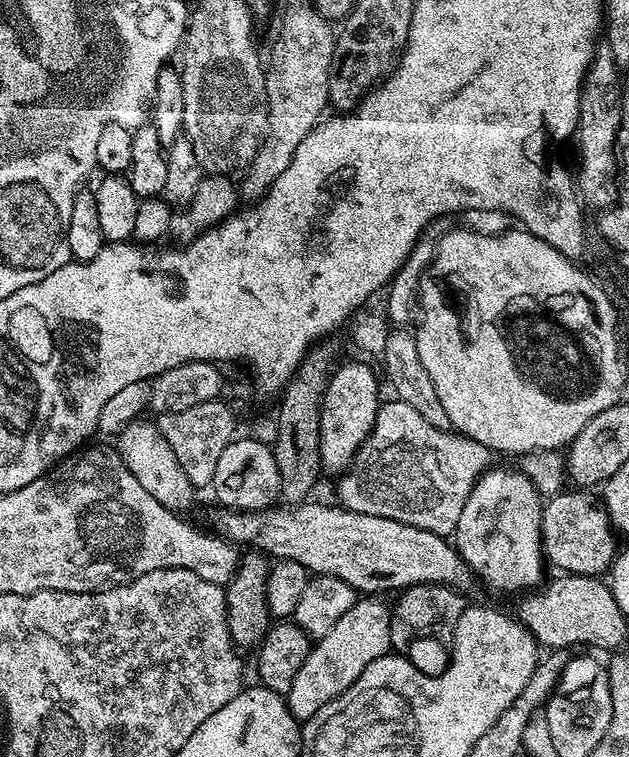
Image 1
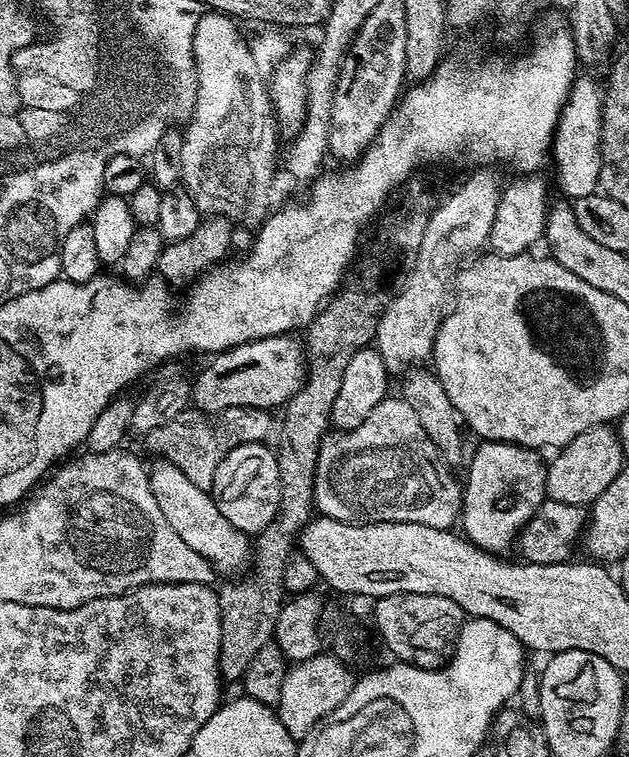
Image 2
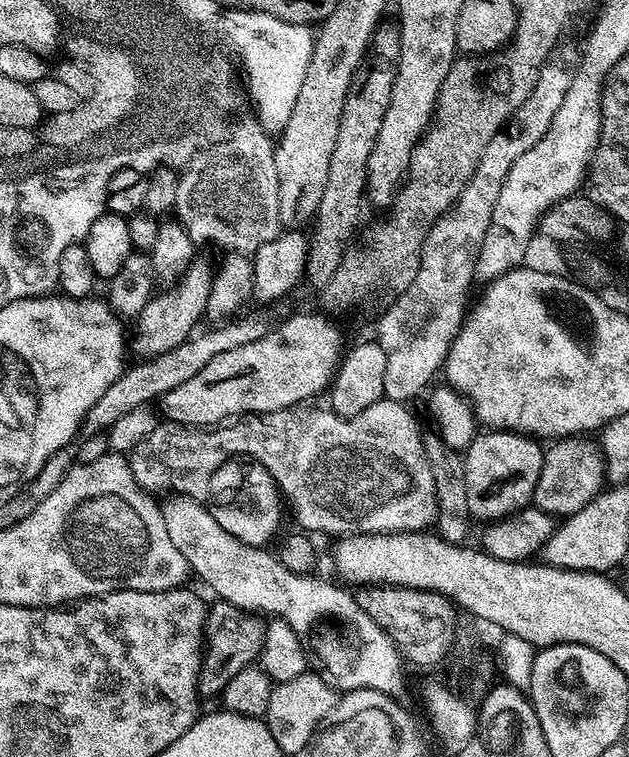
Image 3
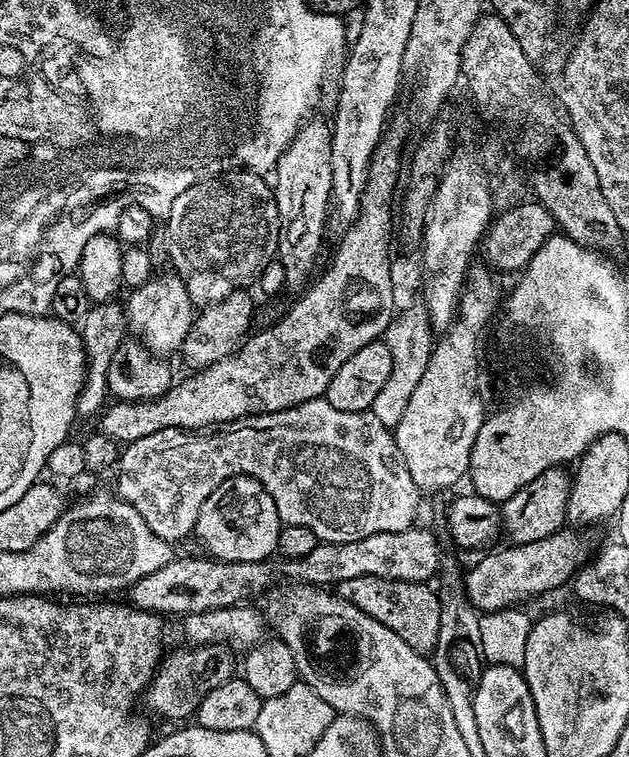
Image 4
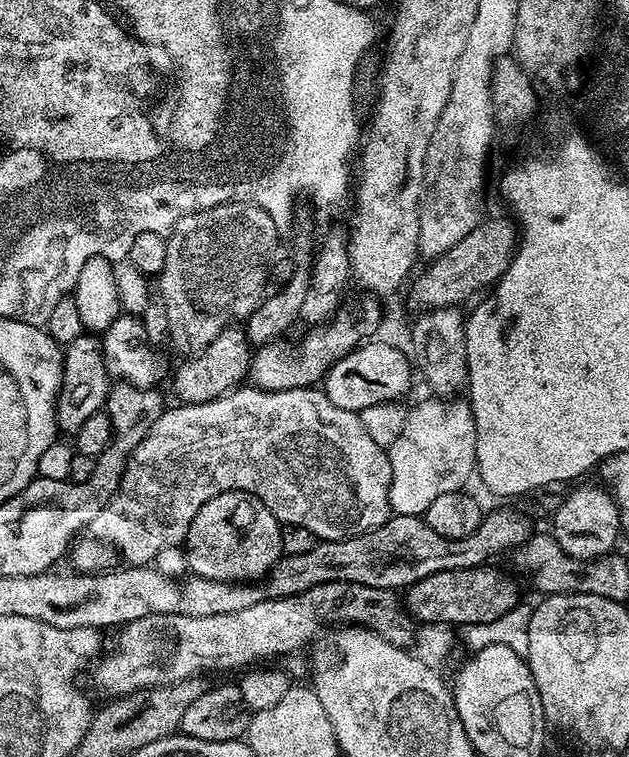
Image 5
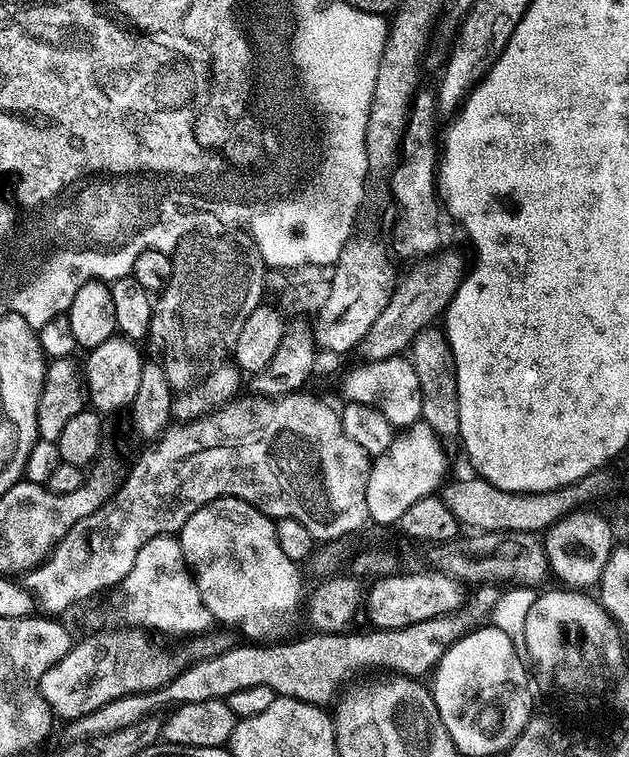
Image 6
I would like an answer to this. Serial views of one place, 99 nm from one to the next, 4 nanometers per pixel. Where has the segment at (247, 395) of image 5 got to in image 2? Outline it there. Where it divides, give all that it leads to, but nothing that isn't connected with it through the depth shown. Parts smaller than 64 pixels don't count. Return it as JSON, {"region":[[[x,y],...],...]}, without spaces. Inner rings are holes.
{"region":[[[386,398],[376,406],[372,413],[357,428],[351,430],[336,430],[324,437],[317,454],[315,501],[314,508],[321,516],[329,516],[335,520],[349,522],[357,519],[356,512],[348,508],[348,504],[336,493],[336,479],[339,478],[340,463],[347,458],[348,476],[352,479],[352,496],[356,504],[365,512],[369,521],[375,522],[406,522],[421,524],[431,528],[453,527],[452,523],[462,516],[462,488],[456,485],[452,478],[441,481],[436,476],[436,462],[439,463],[441,452],[427,436],[426,430],[419,425],[418,416],[403,398]],[[229,408],[226,414],[215,418],[200,418],[193,424],[180,424],[179,419],[169,420],[167,424],[160,424],[152,432],[147,433],[148,448],[157,452],[157,457],[163,458],[167,463],[178,466],[194,486],[205,490],[211,489],[214,482],[214,470],[218,470],[218,462],[230,454],[232,448],[240,444],[259,444],[267,441],[268,435],[273,435],[274,424],[267,411],[250,408]]]}

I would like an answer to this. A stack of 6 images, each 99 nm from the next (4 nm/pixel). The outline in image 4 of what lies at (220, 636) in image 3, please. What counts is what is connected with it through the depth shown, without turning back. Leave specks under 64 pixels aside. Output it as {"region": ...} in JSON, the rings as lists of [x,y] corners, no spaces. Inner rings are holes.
{"region":[[[198,644],[195,646],[185,647],[185,652],[176,652],[172,657],[169,655],[163,661],[162,667],[152,677],[151,683],[148,684],[148,690],[142,697],[142,704],[149,708],[156,716],[165,716],[168,720],[180,720],[176,722],[184,722],[187,718],[195,717],[198,706],[202,702],[202,698],[206,698],[206,694],[210,694],[210,690],[218,690],[218,686],[222,686],[222,682],[233,679],[236,668],[236,660],[233,649],[227,644]]]}

